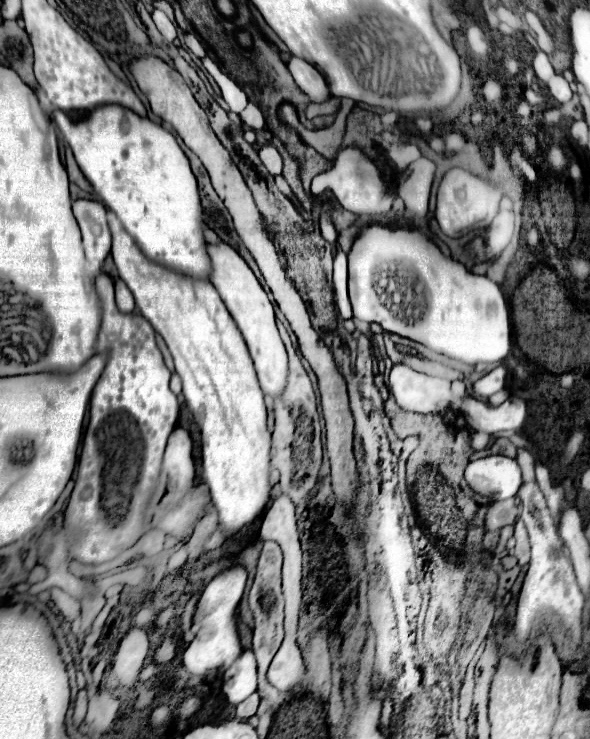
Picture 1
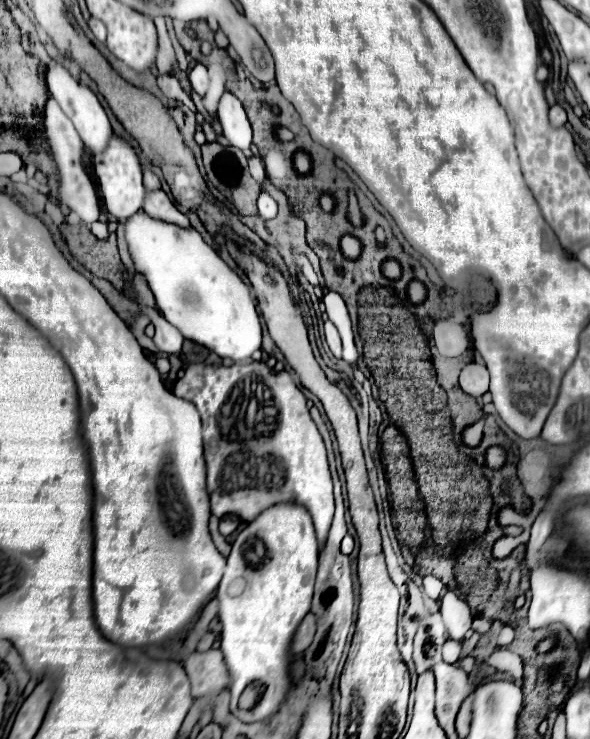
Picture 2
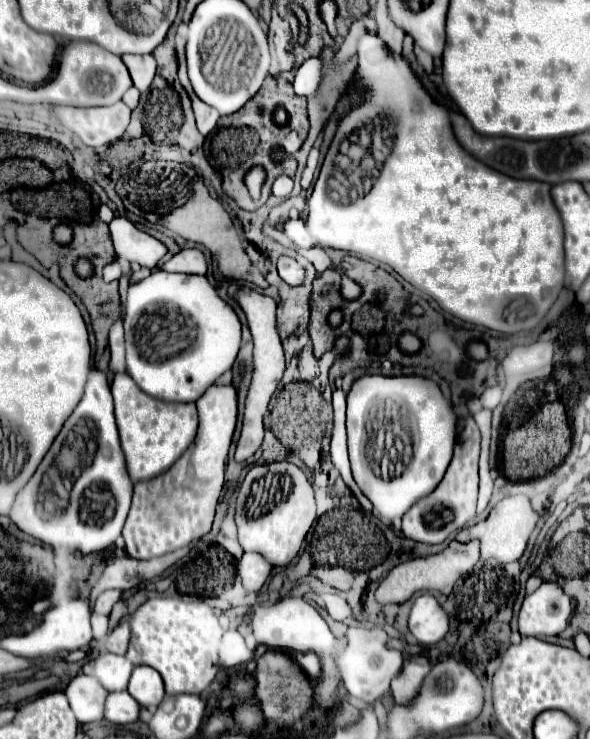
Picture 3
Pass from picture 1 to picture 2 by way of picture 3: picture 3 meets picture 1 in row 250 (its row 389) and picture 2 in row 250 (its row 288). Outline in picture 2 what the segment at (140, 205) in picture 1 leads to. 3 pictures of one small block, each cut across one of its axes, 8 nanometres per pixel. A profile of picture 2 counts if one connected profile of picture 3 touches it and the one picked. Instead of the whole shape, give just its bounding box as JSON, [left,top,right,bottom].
[124,210,262,362]

